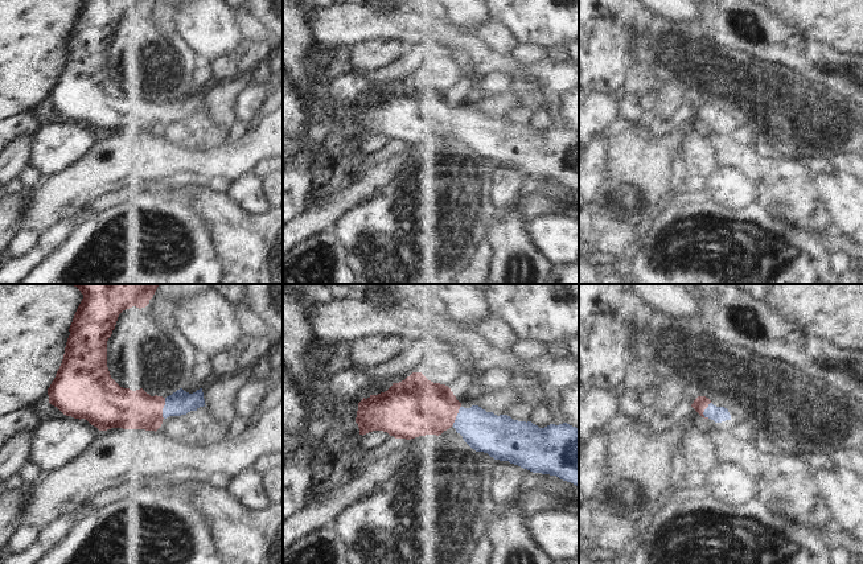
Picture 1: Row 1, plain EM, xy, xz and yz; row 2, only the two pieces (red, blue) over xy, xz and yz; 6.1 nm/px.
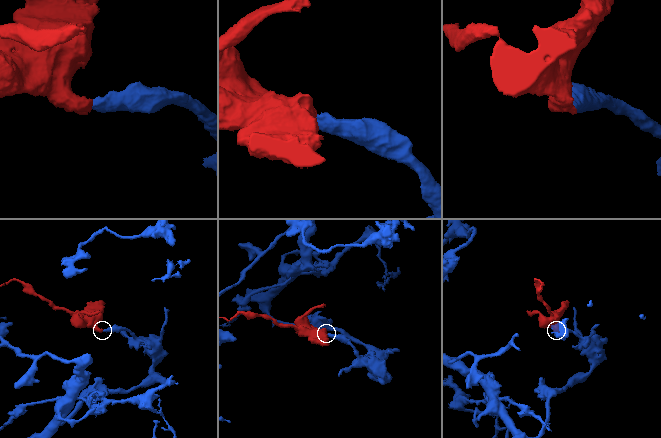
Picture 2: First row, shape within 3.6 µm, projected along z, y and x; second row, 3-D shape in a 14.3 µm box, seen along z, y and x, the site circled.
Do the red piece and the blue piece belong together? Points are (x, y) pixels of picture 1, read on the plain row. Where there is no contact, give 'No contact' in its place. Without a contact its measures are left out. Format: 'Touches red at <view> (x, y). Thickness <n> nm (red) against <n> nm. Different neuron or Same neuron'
Touches red at xy (163, 111). Thickness 240 nm (red) against 150 nm. Same neuron

